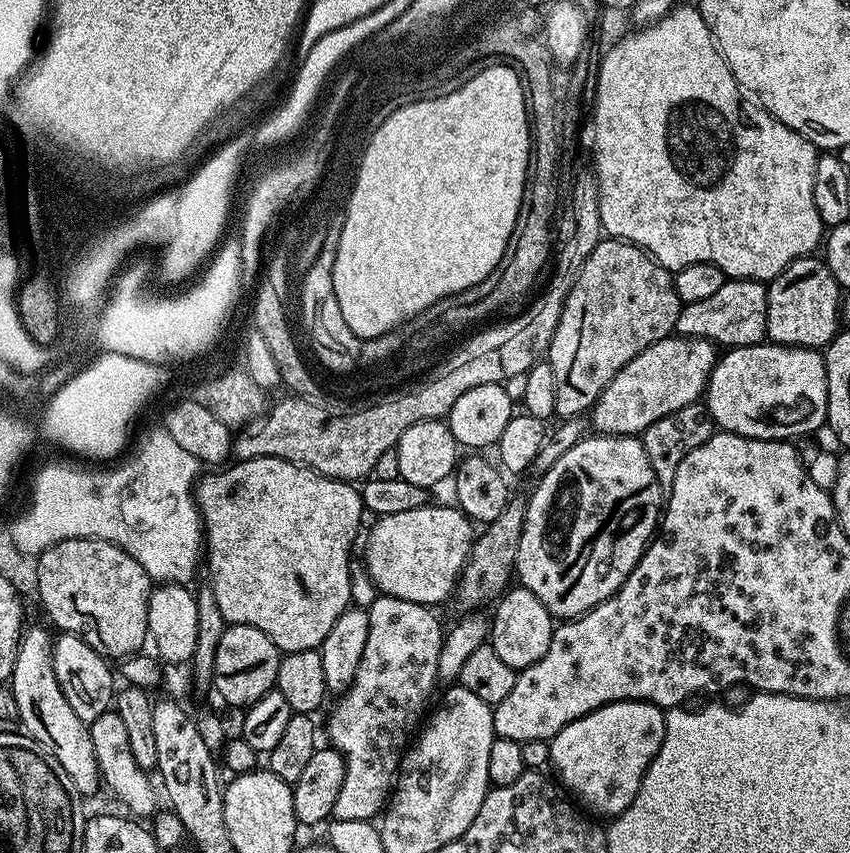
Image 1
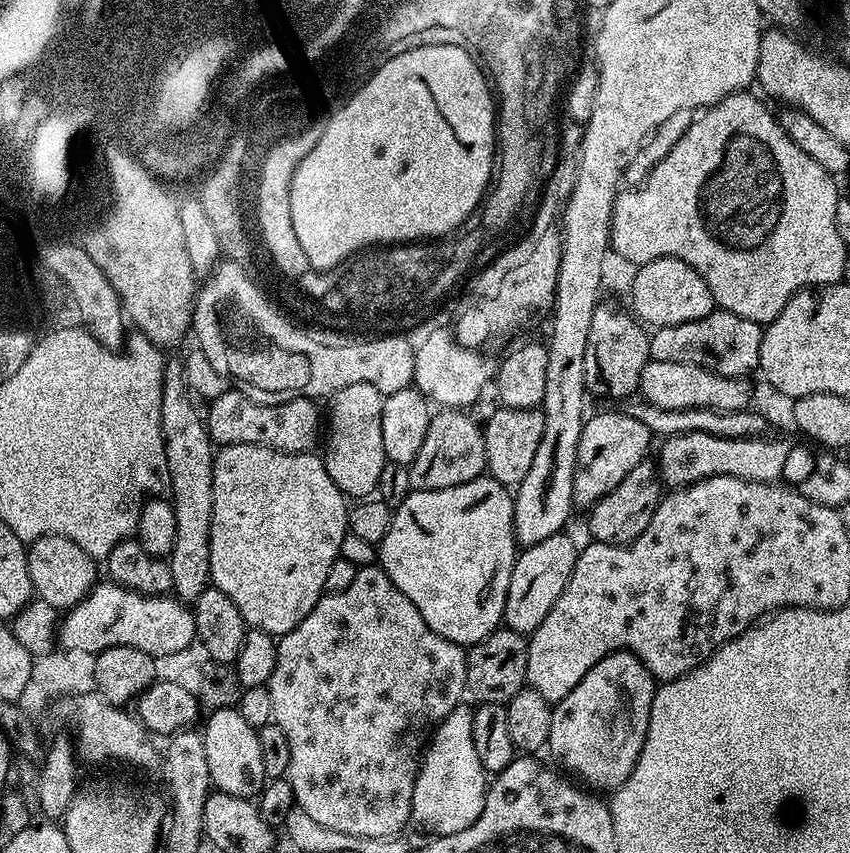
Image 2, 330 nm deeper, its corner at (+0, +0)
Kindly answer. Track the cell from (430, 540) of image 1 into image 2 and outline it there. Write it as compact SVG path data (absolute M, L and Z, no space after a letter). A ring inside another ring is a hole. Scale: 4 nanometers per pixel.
M485 474L446 490L413 490L401 504L395 505L390 530L386 530L386 538L378 545L378 564L390 582L418 606L426 626L434 634L442 634L442 638L461 646L471 646L501 627L506 590L510 590L510 574L518 555L513 499L513 493L505 485Z

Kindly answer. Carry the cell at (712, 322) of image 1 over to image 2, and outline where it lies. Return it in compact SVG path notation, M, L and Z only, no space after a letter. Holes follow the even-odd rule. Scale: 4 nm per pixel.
M714 310L710 314L706 314L706 318L698 318L694 322L682 322L678 326L655 329L648 341L648 354L651 359L658 362L686 362L708 368L723 376L748 378L751 377L752 371L755 373L759 369L763 337L764 328L755 324L750 318L744 318L733 312Z

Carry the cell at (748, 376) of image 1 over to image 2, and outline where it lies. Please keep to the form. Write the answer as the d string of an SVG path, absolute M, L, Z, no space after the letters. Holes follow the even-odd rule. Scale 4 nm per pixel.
M649 359L642 370L639 395L659 408L713 408L714 410L745 410L752 400L752 388L747 379L723 376L697 364L658 362Z

